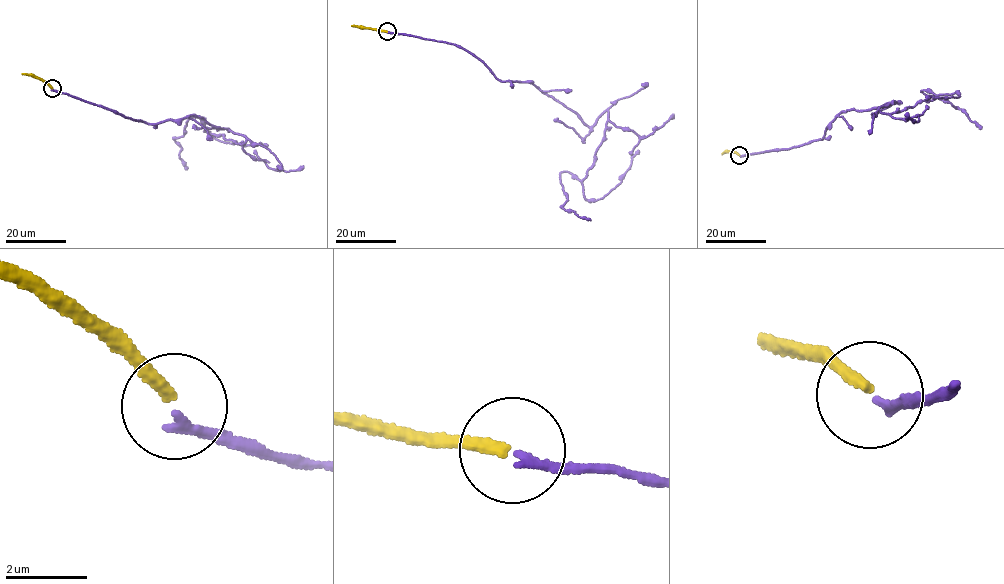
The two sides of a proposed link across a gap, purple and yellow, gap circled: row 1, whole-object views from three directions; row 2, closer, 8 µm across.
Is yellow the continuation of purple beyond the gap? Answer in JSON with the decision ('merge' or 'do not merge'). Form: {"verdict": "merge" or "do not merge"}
{"verdict": "do not merge"}

